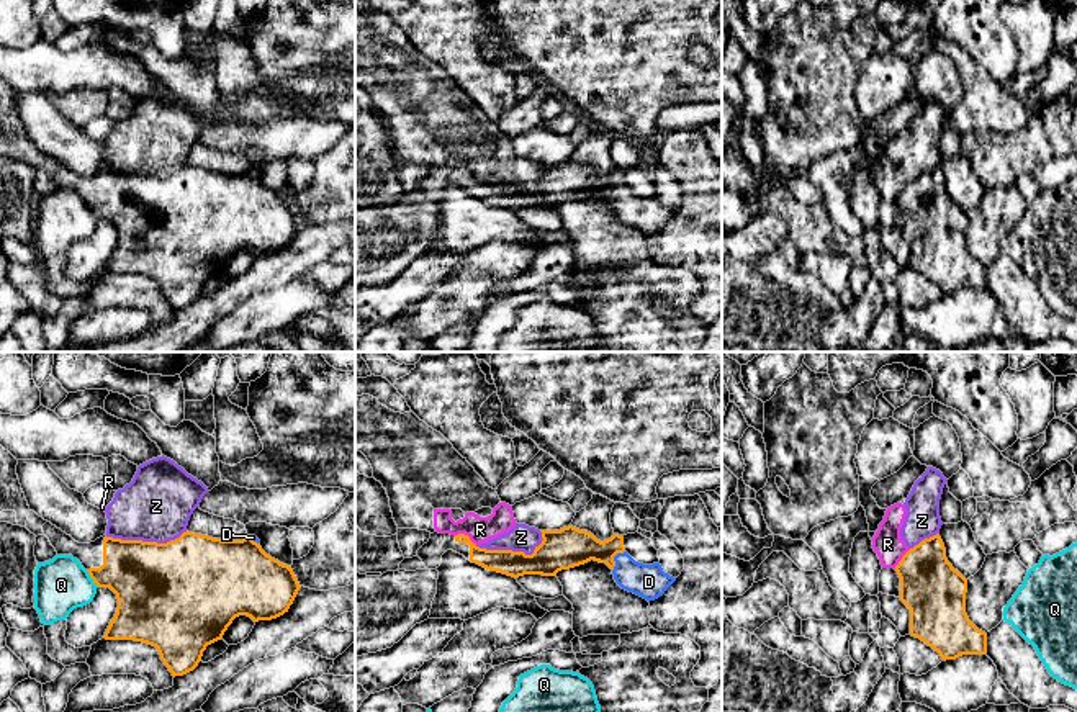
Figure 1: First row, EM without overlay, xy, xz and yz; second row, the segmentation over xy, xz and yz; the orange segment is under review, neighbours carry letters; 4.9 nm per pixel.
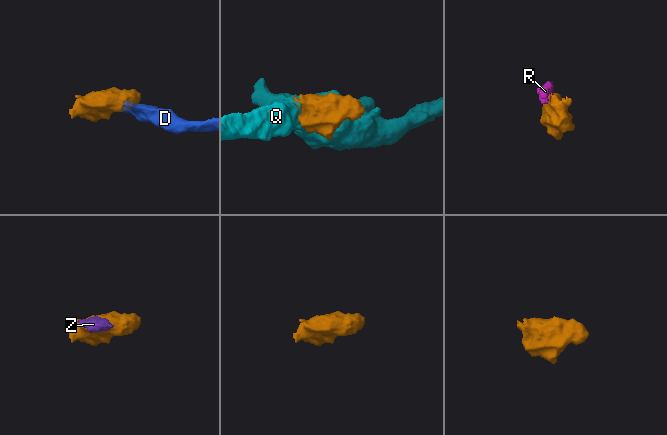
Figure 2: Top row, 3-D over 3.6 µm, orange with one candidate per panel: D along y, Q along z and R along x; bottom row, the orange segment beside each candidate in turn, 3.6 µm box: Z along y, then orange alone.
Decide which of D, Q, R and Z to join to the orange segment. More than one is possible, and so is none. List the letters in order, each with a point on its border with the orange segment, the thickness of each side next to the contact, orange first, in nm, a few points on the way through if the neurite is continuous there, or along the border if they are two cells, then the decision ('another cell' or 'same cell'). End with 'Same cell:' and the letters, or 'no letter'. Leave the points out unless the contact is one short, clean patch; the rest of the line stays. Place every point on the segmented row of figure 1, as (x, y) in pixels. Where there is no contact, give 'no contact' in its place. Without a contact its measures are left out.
D: contact xz (612, 558); calibres 200 and 170 nm; way xz (568, 547), (594, 549), (612, 558), (634, 576), (648, 581); same cell
Q: contact xy (90, 576); calibres 320 and 280 nm; border xy (85, 570), (99, 586); another cell
R: contact xz (467, 536); calibres 120 and 130 nm; border xz (455, 534), (465, 534), (475, 545); another cell
Z: contact xz (509, 550); calibres 190 and 140 nm; border xz (544, 539), (531, 554), (486, 550), (475, 545); another cell
Same cell: D

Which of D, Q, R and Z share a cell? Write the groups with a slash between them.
D / Q / R Z

